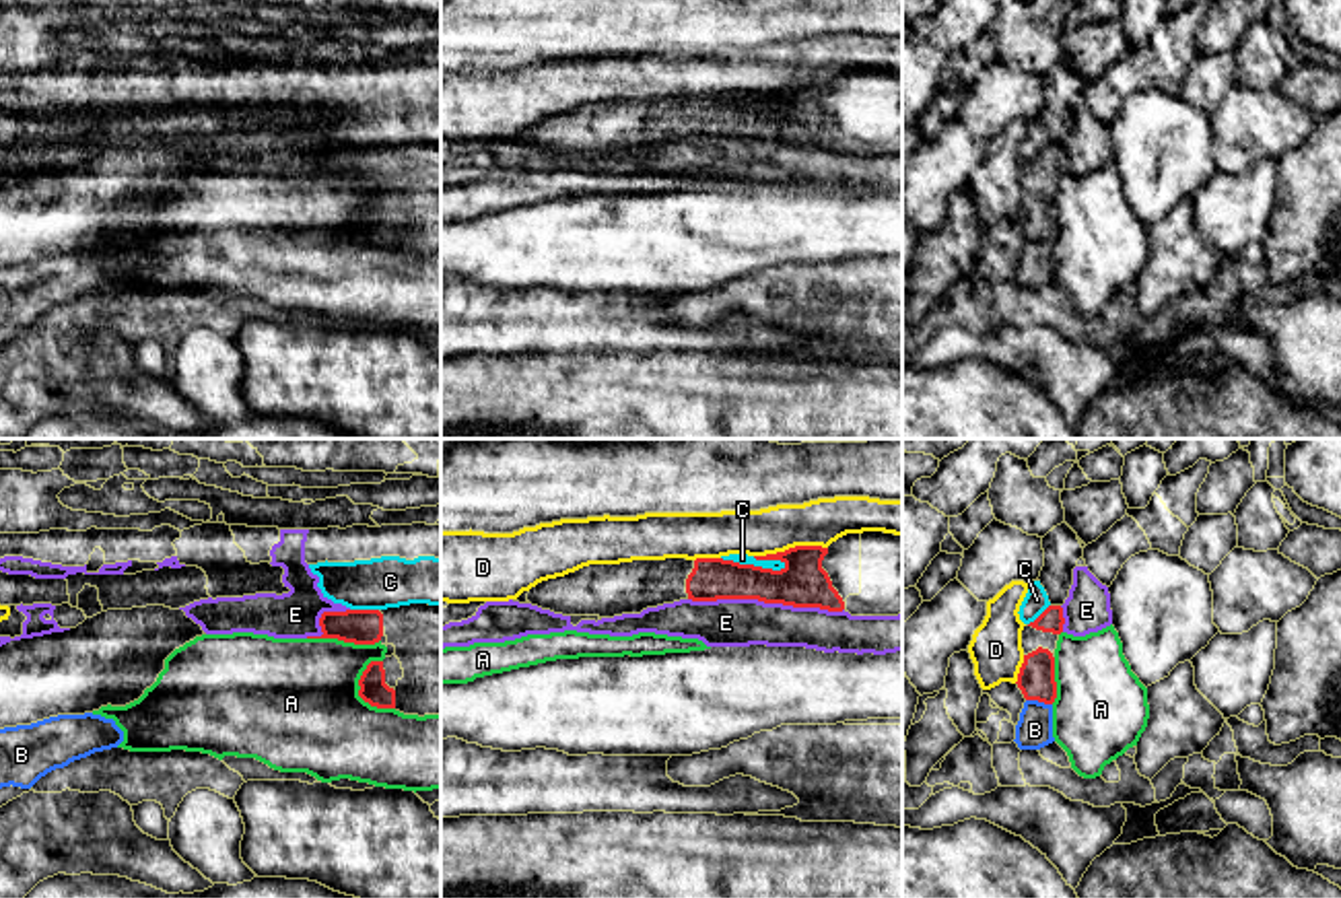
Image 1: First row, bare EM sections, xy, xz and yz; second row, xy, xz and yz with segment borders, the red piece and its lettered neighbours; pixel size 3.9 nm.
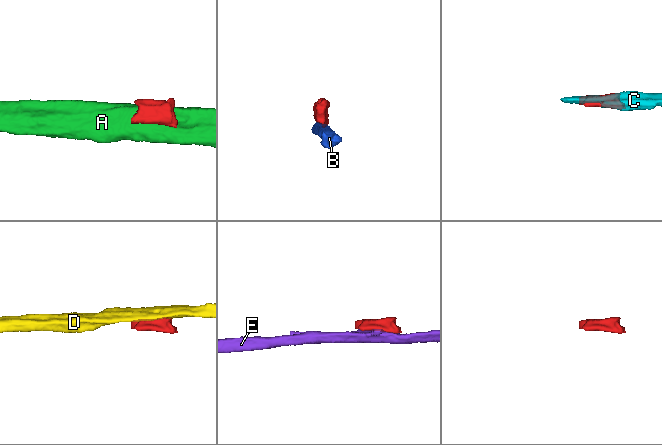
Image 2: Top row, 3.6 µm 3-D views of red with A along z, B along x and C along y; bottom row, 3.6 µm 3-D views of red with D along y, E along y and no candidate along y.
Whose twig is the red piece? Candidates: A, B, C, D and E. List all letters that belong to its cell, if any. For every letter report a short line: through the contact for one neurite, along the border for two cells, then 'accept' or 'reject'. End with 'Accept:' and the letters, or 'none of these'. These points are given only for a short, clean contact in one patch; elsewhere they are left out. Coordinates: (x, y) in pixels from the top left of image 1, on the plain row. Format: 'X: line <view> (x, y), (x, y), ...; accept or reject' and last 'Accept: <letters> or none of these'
A: reject
B: reject
C: reject
D: reject
E: reject
Accept: none of these

